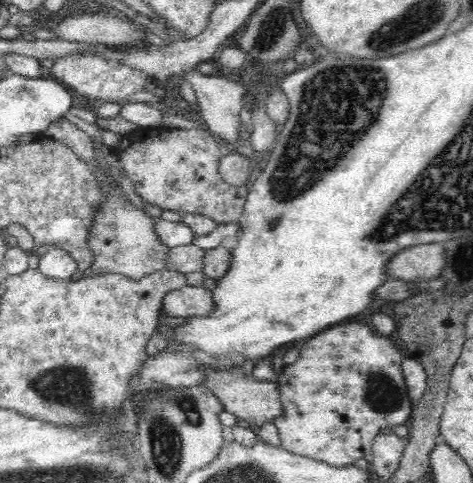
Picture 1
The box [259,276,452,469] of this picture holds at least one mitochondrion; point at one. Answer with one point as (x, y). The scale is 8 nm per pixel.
(381, 396)

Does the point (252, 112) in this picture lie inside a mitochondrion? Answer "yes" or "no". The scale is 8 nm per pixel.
no

